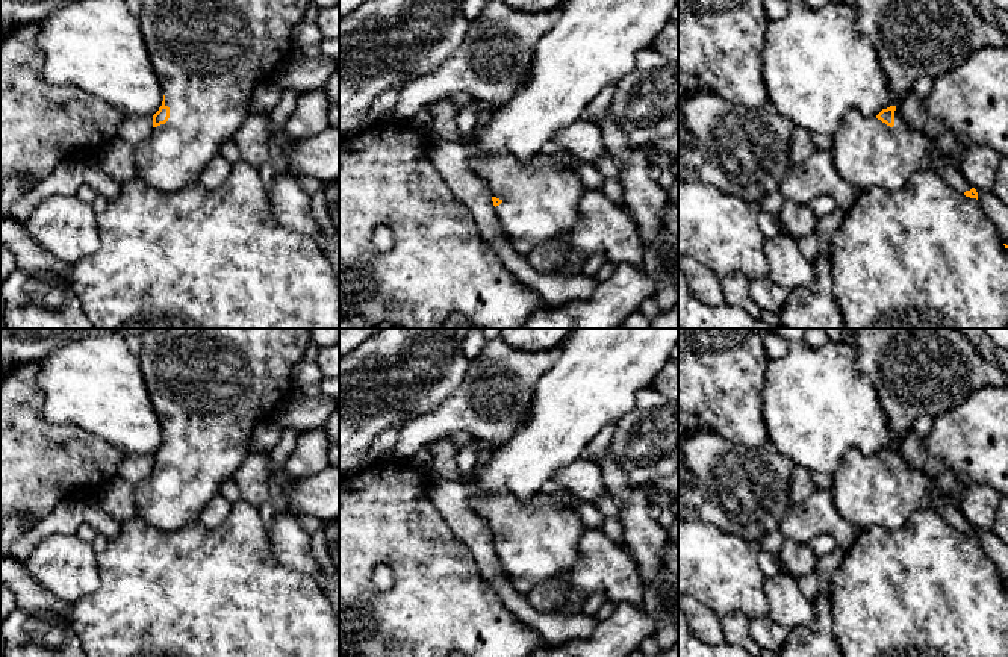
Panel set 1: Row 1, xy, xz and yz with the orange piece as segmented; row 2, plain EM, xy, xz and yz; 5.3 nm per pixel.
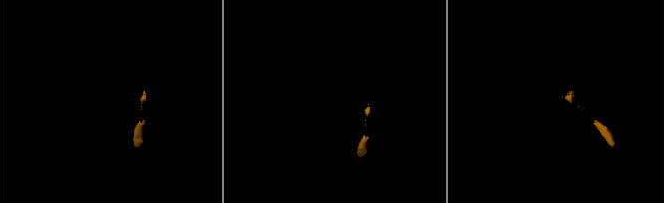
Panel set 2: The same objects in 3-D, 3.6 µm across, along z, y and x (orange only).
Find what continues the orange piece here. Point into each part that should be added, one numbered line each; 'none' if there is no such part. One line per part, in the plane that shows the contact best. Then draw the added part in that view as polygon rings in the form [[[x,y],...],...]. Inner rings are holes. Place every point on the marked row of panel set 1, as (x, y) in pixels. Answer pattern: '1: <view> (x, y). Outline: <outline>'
1: xy (209, 55). Outline: [[[142,0],[139,24],[150,62],[160,80],[170,118],[135,145],[138,177],[150,186],[173,192],[200,179],[210,159],[245,121],[254,88],[274,80],[278,68],[295,54],[291,32],[312,0]]]

